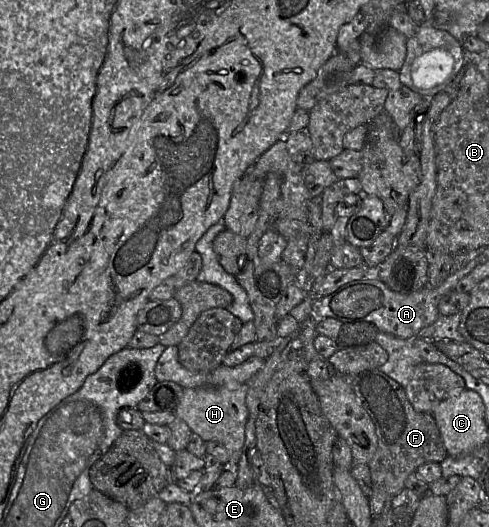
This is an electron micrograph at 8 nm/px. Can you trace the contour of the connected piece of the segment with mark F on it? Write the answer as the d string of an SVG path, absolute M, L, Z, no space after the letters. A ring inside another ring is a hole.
M378 369L362 371L354 377L346 377L354 394L374 424L378 445L374 456L368 463L372 484L383 487L391 496L396 496L405 488L407 477L416 472L417 468L425 463L441 463L448 453L441 438L438 426L430 413L422 413L414 409L407 398L406 391L398 382Z

